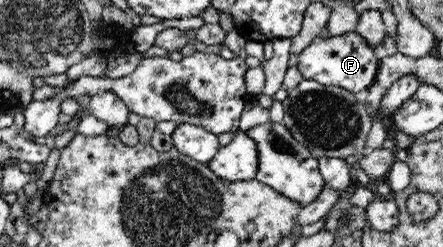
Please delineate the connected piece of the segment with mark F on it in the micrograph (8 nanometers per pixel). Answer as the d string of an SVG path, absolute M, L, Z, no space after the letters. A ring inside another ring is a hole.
M356 32L329 38L317 36L299 53L298 68L306 80L315 80L323 86L339 86L351 93L361 92L371 86L380 66L373 49Z

